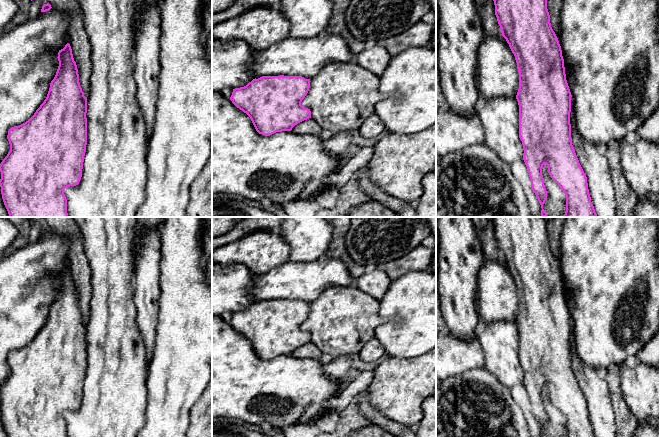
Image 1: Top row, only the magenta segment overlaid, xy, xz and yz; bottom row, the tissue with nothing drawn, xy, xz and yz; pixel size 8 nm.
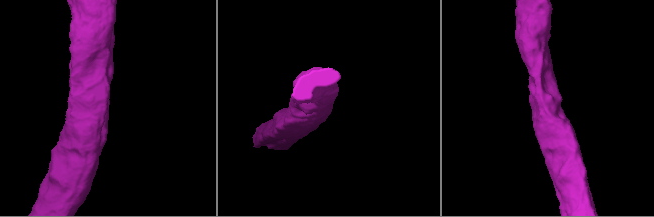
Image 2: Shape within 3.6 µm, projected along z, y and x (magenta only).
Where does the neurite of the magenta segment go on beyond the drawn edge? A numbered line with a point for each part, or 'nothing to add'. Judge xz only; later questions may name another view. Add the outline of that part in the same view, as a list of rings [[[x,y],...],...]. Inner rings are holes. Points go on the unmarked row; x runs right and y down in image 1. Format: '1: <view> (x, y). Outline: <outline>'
1: xz (307, 351). Outline: [[[311,342],[304,344],[292,352],[292,356],[300,359],[319,360],[323,353]]]

